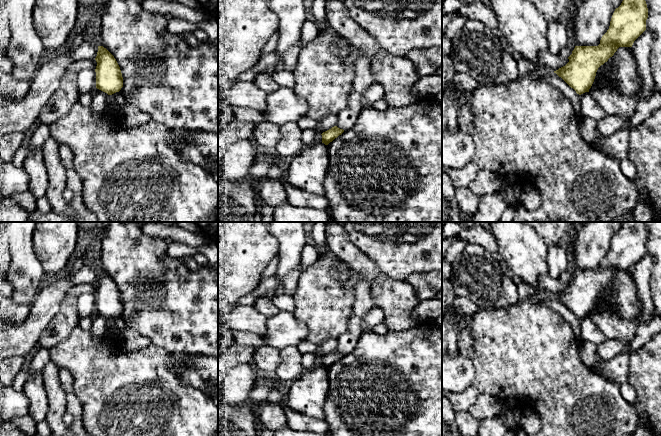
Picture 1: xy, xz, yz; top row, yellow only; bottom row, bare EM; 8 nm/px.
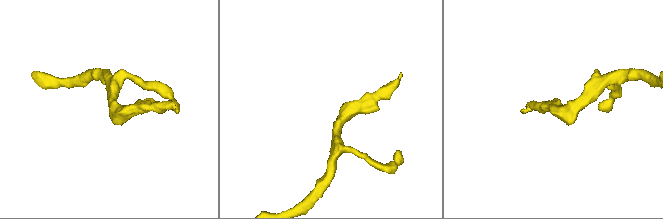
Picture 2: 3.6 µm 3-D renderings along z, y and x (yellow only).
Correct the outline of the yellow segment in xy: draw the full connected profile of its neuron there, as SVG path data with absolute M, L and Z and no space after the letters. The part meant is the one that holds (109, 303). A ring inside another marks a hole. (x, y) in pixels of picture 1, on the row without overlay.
M98 270L95 284L96 312L108 319L119 316L123 311L123 301L114 280L103 270Z

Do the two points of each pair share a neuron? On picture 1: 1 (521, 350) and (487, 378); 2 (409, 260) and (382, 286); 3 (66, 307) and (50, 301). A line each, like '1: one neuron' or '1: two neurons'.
1: one neuron
2: two neurons
3: two neurons

